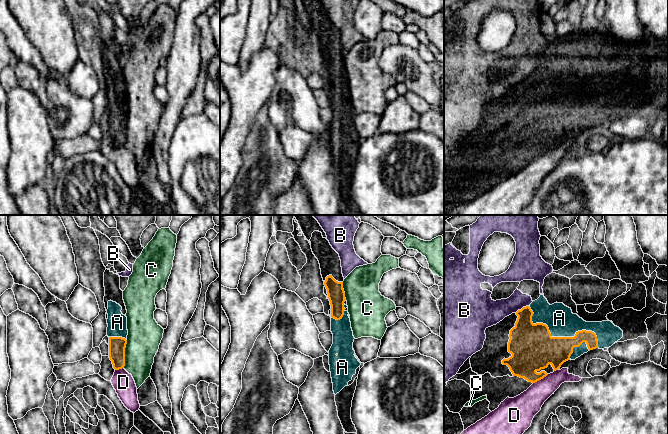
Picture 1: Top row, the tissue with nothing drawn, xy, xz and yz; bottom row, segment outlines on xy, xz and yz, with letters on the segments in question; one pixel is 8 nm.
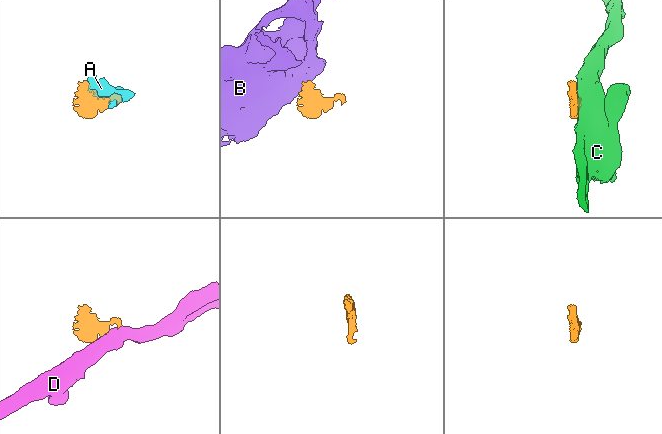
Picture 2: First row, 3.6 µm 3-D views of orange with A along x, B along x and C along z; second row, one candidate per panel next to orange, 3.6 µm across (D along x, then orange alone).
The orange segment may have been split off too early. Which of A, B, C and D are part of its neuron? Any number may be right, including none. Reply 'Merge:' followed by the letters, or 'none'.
Merge: A

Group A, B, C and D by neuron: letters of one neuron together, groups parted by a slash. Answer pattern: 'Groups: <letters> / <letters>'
Groups: A / B / C / D

